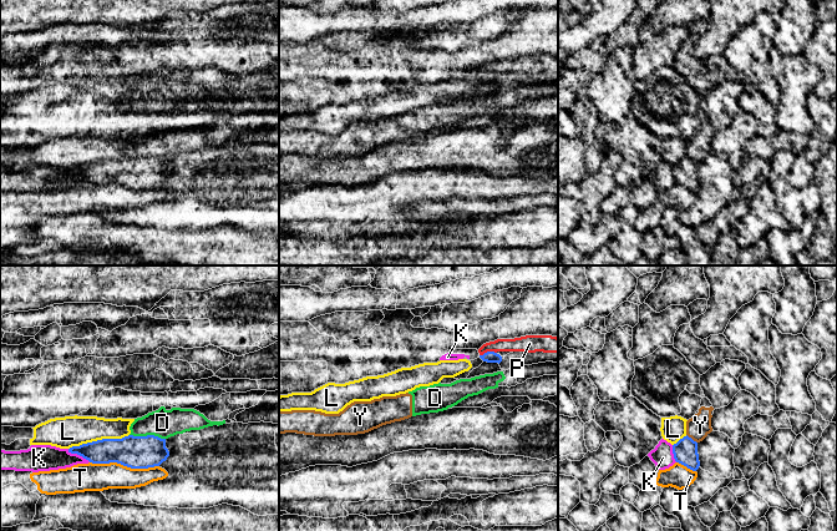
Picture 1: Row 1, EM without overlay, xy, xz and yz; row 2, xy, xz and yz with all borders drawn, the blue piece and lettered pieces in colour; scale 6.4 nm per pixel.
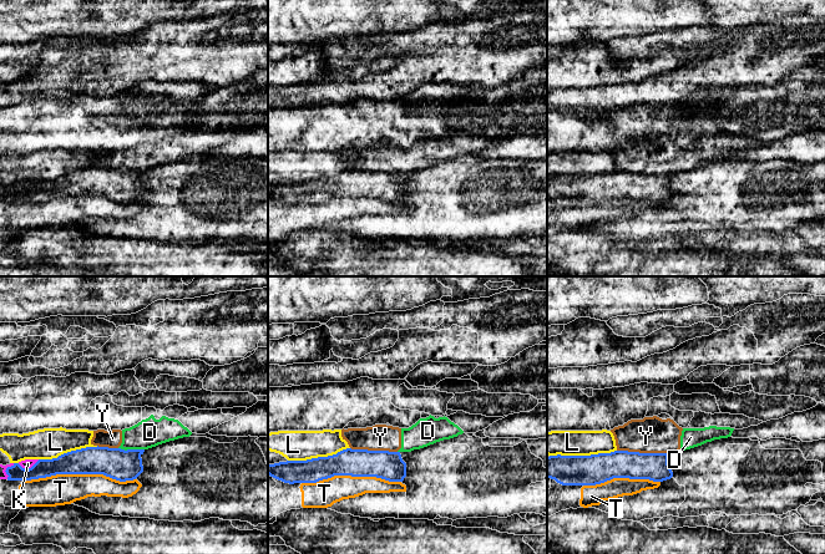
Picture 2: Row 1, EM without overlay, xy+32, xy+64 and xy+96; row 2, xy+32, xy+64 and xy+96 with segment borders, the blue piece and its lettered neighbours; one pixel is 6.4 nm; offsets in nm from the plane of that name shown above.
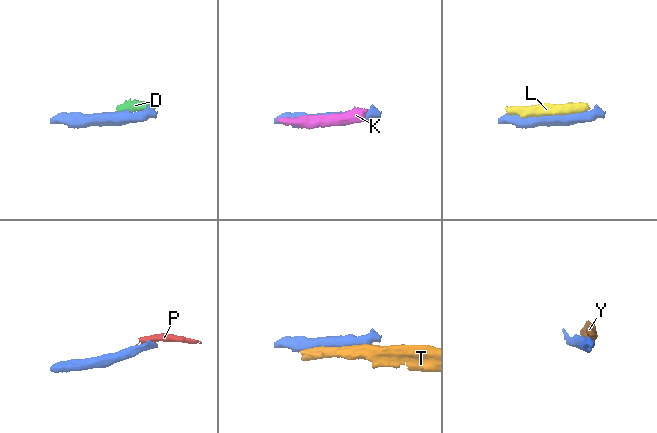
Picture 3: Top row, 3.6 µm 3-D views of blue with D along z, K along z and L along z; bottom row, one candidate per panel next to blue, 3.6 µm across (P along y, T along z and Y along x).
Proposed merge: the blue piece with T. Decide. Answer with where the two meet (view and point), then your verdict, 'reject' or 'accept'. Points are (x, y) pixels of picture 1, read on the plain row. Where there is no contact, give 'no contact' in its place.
contact xy (125, 186); reject

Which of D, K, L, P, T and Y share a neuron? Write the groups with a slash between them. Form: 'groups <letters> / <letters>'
groups D Y / K P / L / T

